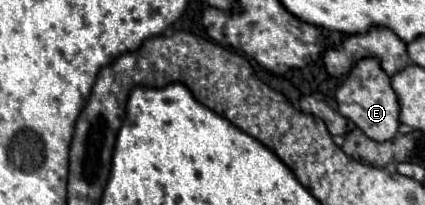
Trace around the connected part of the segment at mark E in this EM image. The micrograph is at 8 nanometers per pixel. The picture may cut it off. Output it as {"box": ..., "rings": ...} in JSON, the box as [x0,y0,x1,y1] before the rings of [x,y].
{"box":[337,57,399,141],"rings":[[[365,57],[355,63],[347,81],[337,91],[339,113],[351,119],[369,139],[373,141],[389,141],[397,135],[399,129],[399,101],[391,87],[389,75],[383,71],[381,61],[377,57]]]}

